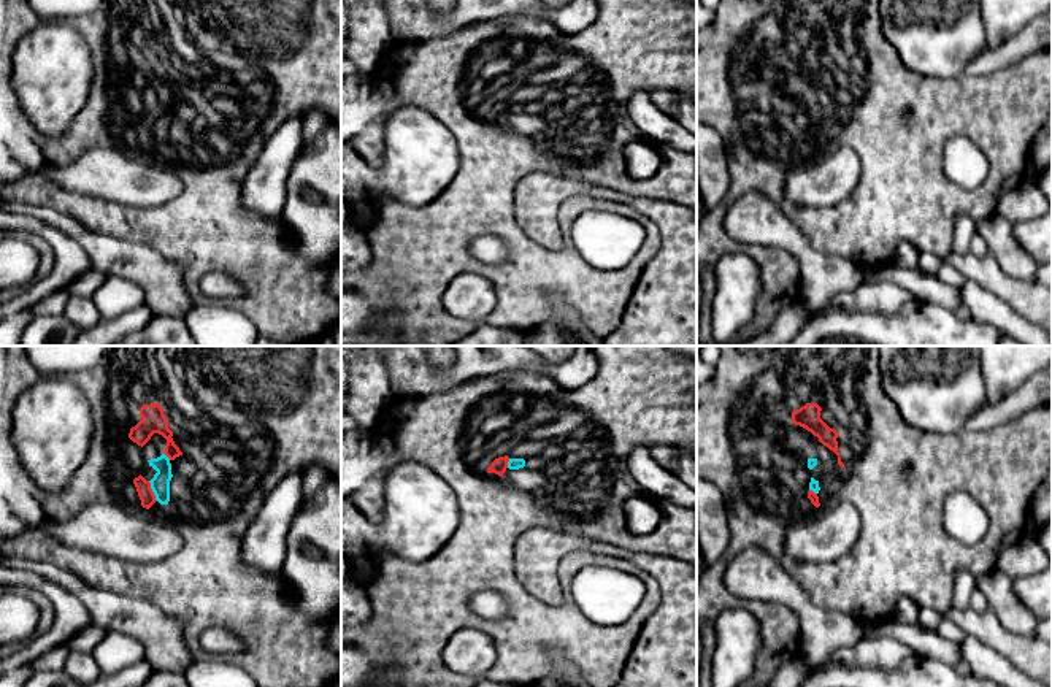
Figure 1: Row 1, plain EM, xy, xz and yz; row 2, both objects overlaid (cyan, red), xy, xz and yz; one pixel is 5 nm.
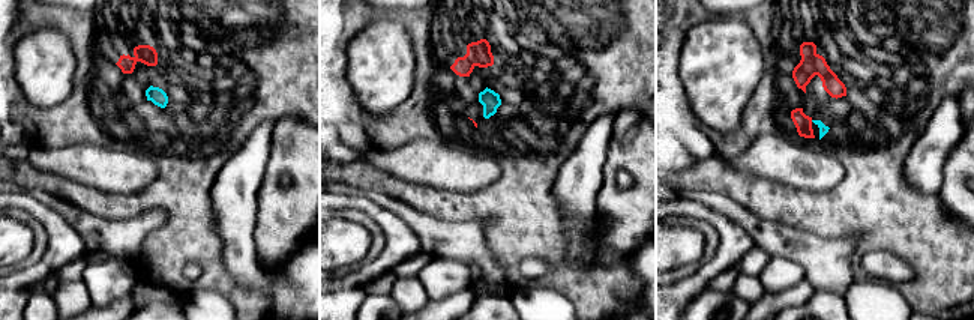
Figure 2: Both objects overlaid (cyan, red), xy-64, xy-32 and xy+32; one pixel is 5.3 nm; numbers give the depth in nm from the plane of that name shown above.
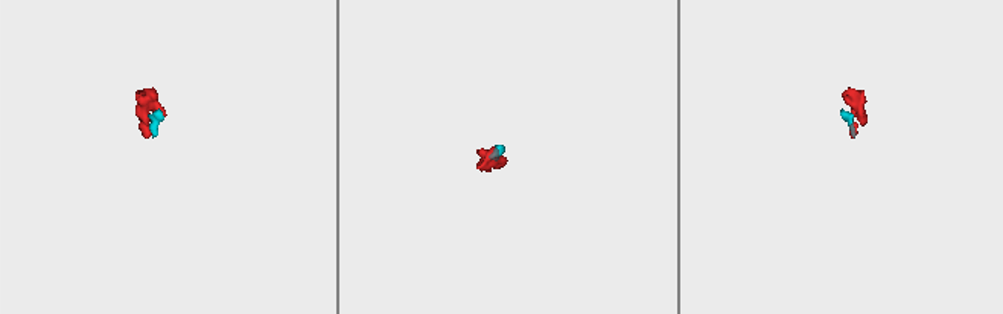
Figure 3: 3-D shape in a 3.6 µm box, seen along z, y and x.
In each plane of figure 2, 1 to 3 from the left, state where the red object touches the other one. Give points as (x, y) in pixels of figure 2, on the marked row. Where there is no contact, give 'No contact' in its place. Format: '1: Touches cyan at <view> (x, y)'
1: No contact
2: No contact
3: No contact

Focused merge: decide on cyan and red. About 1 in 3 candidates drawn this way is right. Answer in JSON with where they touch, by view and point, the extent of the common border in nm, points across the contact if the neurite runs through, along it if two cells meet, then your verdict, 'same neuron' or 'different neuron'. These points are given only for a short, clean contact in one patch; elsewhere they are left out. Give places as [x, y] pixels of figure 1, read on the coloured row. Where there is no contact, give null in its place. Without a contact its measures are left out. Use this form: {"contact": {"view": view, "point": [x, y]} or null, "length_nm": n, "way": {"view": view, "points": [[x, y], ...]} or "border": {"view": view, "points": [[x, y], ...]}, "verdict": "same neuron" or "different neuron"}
{"contact": {"view": "xy", "point": [153, 491]}, "length_nm": 120, "verdict": "same neuron"}

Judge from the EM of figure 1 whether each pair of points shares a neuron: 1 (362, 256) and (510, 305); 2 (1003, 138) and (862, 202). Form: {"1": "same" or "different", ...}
{"1": "different", "2": "same"}

